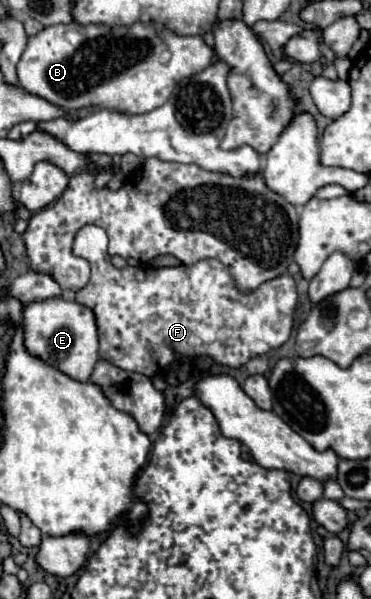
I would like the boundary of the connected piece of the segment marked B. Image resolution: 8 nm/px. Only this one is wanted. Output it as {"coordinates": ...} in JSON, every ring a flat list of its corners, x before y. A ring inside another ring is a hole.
{"coordinates":[[71,22,29,36,17,76,21,88,67,110,99,106,143,114,161,106,179,80,201,74,213,56,215,52,203,34,179,36,159,22,131,26]]}

